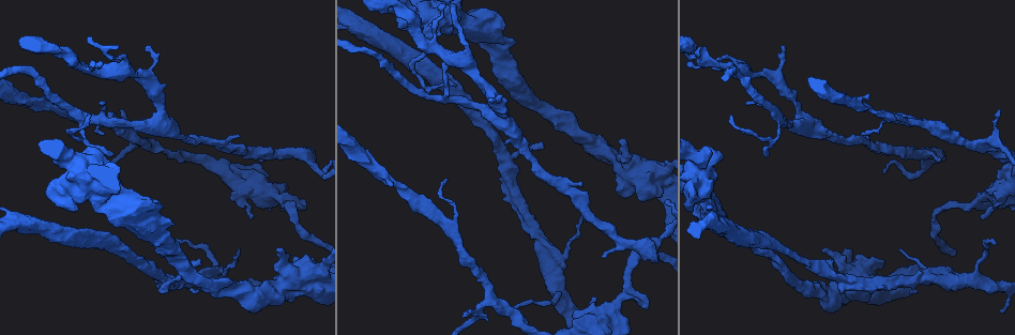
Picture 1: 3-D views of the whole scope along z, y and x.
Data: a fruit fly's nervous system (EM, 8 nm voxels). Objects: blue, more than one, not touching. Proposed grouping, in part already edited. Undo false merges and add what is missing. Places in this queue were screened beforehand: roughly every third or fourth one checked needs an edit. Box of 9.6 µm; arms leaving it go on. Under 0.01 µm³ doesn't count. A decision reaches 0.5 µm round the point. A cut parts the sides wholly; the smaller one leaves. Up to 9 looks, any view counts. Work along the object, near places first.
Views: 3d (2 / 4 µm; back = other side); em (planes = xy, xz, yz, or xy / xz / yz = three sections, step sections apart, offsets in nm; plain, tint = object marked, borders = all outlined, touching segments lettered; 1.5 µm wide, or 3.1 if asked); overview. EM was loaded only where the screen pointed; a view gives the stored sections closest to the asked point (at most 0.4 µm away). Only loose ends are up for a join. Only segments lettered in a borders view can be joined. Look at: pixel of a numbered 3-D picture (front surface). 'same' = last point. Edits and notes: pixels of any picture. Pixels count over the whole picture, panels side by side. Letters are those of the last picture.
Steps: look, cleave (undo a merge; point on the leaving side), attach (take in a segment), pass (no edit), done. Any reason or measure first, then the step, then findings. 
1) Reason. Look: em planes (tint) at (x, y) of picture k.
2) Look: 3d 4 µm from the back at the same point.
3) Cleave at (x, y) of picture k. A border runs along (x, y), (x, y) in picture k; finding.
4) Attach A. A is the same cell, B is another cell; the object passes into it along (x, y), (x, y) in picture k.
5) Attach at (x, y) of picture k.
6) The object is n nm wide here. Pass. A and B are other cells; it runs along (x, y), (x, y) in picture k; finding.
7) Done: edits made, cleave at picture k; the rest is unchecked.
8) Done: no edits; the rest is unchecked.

An open end. Look: em planes (borders) at (656, 260) of picture 1.

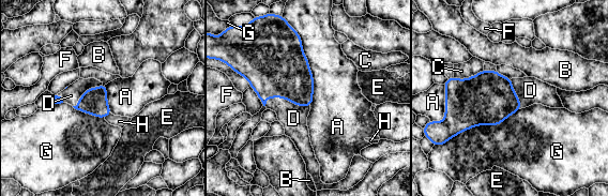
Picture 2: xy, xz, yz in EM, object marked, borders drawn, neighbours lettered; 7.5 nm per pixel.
The object is 190 nm wide here; the longest contact is with A, 600 nm. Attach D. D is the same cell, A, B, C, E, F, G and H are other cells; it goes on there.

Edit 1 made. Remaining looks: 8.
Redraw. Look: overview.

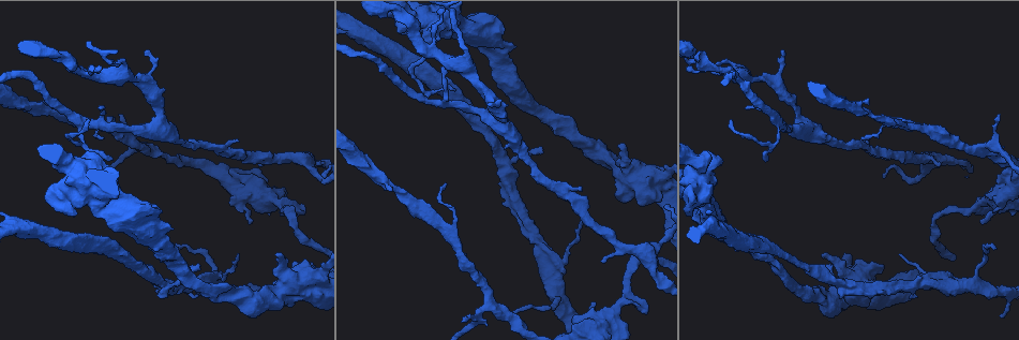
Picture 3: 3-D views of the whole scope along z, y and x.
Branch stops here. Look: em xy step 8 (tint) at (1001, 313) of picture 3.

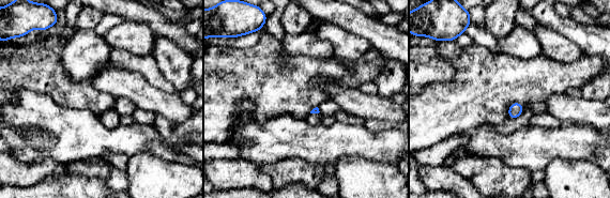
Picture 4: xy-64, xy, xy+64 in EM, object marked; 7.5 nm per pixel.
Another direction. Look: em planes (borders) at the same point.

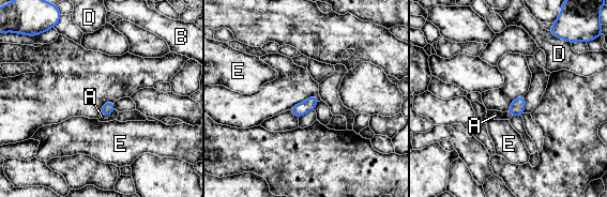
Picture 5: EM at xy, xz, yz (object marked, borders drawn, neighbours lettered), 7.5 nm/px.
The longest contact is with A, 60 nm. Attach A. A is the same cell, B, D and E are other cells; the object passes into it along (517, 106), (510, 115), (496, 115) in picture 5; the neuron continues.

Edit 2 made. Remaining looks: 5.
Look: overview.

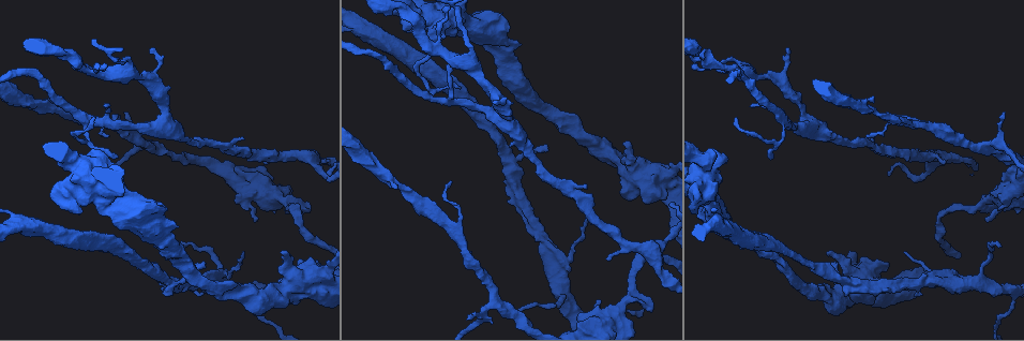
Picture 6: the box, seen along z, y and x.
Branch stops here. Look: em planes (borders) at (460, 89) of picture 6.

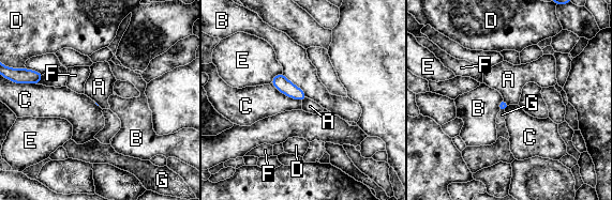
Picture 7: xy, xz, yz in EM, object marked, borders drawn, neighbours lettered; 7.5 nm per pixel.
Pass. A, B, C, D, E, F and G are other cells; none of them fits.

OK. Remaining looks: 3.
Done: edits made, attach at picture 2, attach at picture 5; the rest is unchecked.

